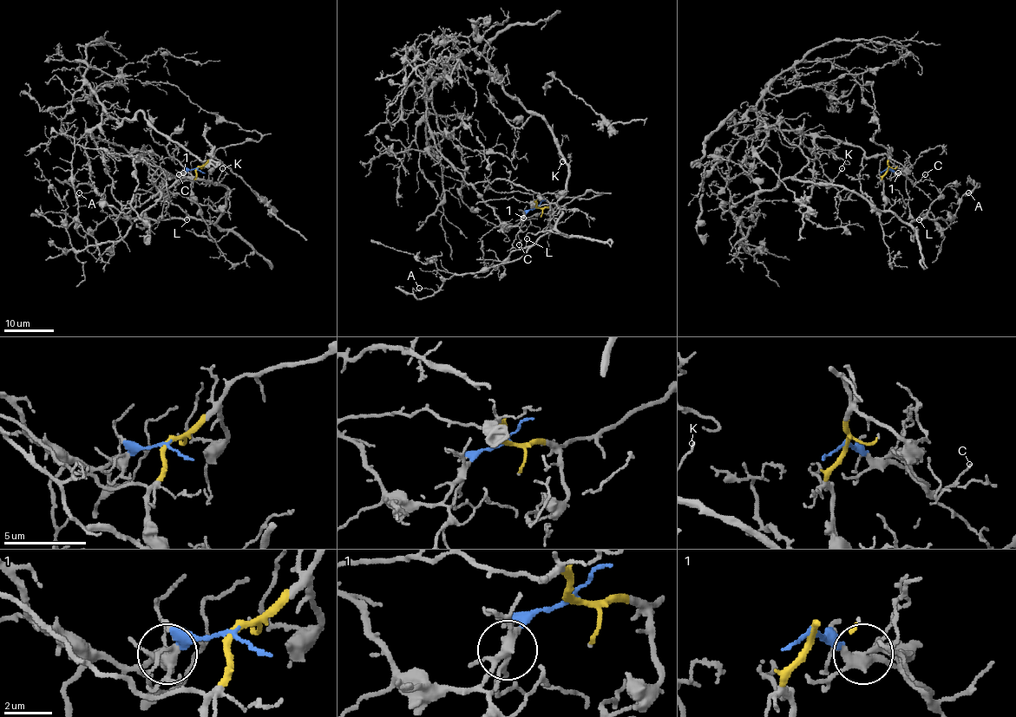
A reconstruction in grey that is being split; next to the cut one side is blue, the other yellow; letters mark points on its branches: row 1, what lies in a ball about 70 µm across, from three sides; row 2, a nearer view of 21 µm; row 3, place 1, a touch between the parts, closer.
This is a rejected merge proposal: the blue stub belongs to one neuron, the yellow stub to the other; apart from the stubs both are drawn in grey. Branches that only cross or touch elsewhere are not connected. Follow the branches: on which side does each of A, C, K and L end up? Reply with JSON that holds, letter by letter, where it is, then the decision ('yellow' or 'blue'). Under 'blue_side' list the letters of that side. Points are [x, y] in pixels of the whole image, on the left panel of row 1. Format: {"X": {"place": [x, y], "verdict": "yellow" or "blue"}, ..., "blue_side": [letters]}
{"A": {"place": [79, 192], "verdict": "yellow"}, "C": {"place": [179, 174], "verdict": "blue"}, "K": {"place": [222, 168], "verdict": "yellow"}, "L": {"place": [186, 219], "verdict": "yellow"}, "blue_side": ["C"]}

